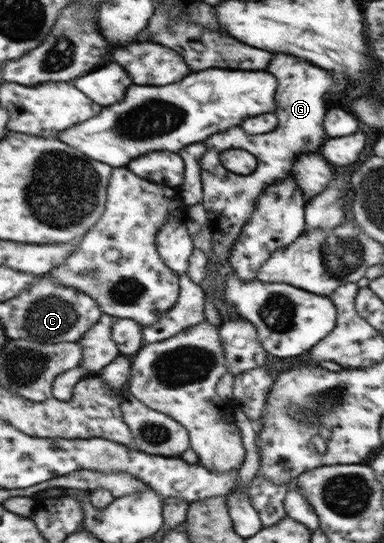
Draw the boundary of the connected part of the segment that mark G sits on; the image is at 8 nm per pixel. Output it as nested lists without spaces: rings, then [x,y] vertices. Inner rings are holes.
[[[275,52],[273,60],[269,62],[269,70],[277,80],[279,80],[279,90],[277,90],[277,116],[279,116],[279,126],[277,130],[268,133],[258,134],[259,138],[245,138],[245,131],[241,126],[233,126],[225,131],[209,136],[205,140],[207,152],[201,157],[201,176],[202,176],[202,206],[207,211],[209,228],[212,234],[212,250],[214,259],[208,258],[208,264],[216,263],[215,278],[210,279],[208,270],[205,279],[209,281],[213,291],[213,303],[221,315],[222,322],[237,321],[245,319],[239,316],[231,306],[223,302],[223,291],[225,291],[225,275],[233,273],[233,266],[229,262],[231,255],[231,245],[237,241],[237,236],[241,233],[241,227],[245,225],[253,215],[255,201],[263,193],[265,187],[281,181],[283,177],[291,175],[291,167],[295,157],[301,152],[315,152],[317,146],[323,144],[325,140],[324,118],[328,111],[327,92],[333,88],[332,76],[327,70],[310,64],[309,61],[291,54]],[[227,148],[242,148],[253,153],[256,158],[256,169],[248,175],[235,175],[231,171],[223,169],[219,153]]]

